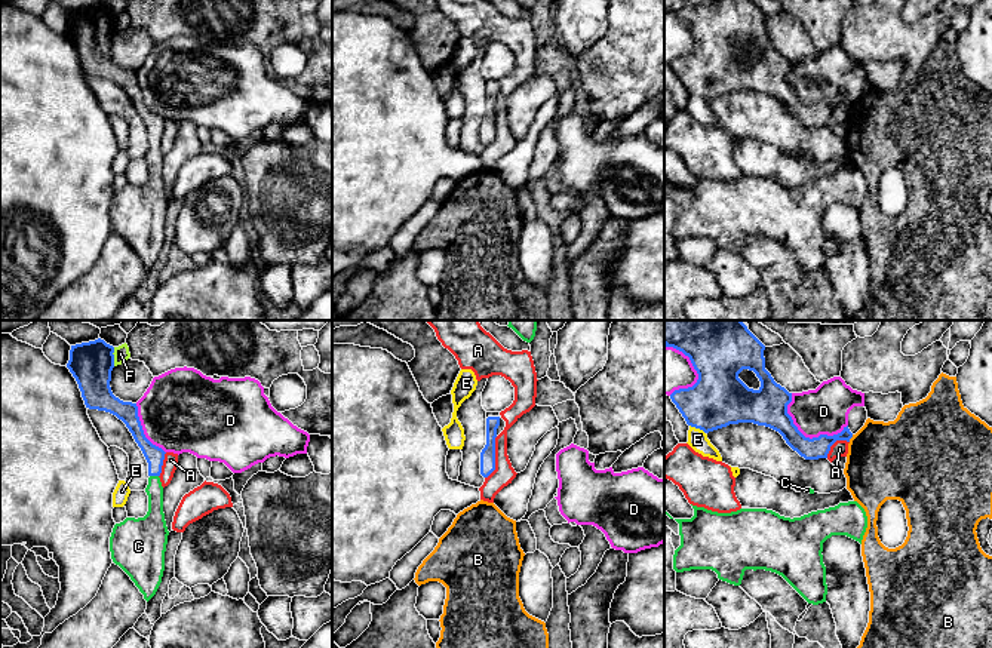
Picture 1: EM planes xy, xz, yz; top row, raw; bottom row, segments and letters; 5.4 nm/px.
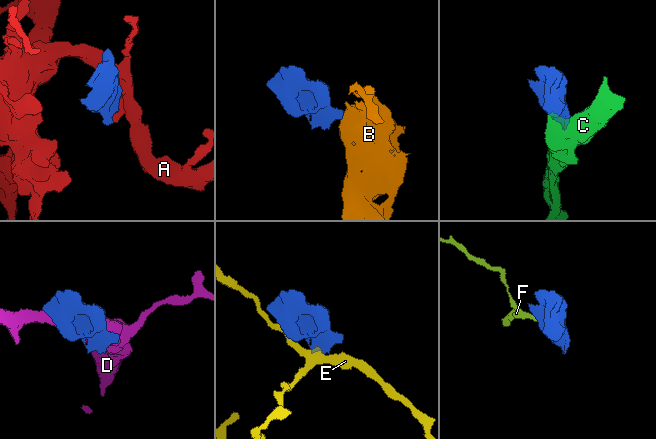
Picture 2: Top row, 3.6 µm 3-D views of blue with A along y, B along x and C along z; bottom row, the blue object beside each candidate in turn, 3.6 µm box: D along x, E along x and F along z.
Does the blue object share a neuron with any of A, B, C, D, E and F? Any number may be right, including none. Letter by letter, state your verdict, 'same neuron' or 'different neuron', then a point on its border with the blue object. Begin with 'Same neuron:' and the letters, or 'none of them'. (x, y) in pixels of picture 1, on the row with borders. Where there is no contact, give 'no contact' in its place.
Same neuron: C
A: different neuron | xz (494, 457)
B: different neuron | yz (851, 436)
C: same neuron | xy (154, 475)
D: different neuron | yz (804, 436)
E: different neuron | yz (697, 427)
F: different neuron | xy (113, 356)

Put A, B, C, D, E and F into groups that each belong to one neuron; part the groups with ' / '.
A / B / C / D F / E

